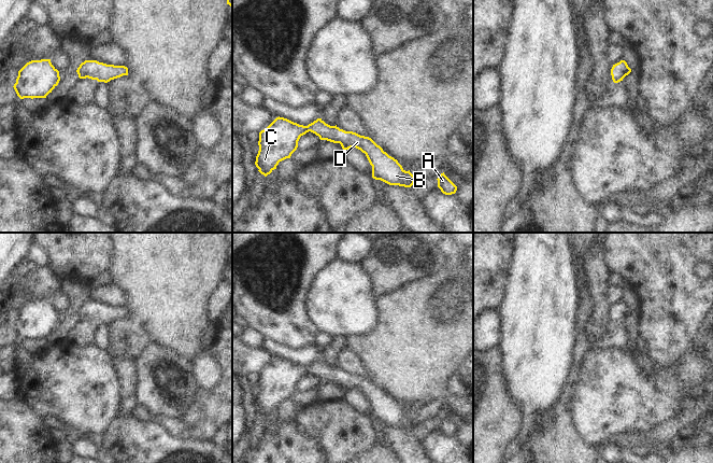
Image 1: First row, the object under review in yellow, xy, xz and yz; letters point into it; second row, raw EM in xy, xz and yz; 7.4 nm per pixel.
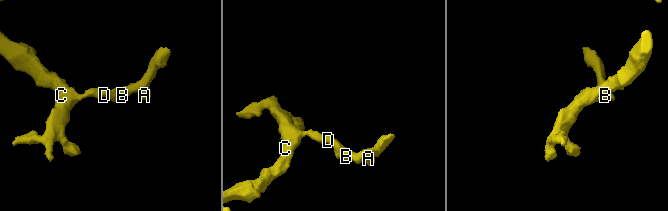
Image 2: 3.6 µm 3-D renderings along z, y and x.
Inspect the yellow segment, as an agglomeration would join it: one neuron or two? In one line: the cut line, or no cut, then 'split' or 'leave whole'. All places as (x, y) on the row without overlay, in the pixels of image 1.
cut none; leave whole

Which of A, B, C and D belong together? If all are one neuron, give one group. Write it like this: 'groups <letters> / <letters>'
groups A B C D

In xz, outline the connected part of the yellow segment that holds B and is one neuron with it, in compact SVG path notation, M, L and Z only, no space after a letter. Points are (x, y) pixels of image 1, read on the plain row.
M276 359L267 369L259 374L259 392L255 406L267 418L280 403L290 399L298 389L298 382L306 374L313 374L320 381L340 384L344 392L356 389L366 395L372 407L372 419L389 426L411 429L414 416L405 412L397 401L389 397L371 379L353 373L330 367L317 360L308 367L299 366L284 359Z

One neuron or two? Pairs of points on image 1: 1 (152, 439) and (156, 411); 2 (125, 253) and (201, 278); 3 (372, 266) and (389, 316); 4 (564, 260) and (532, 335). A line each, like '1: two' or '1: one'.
1: two
2: one
3: two
4: one

